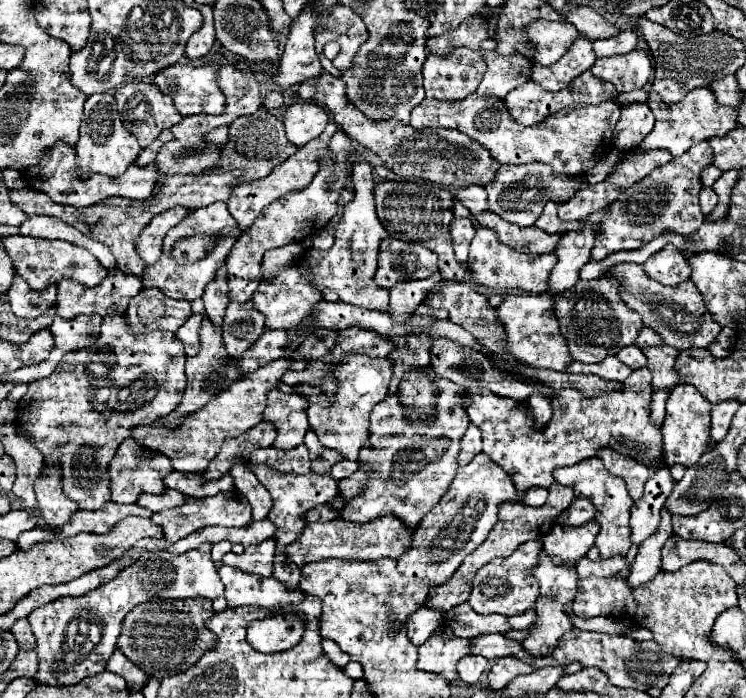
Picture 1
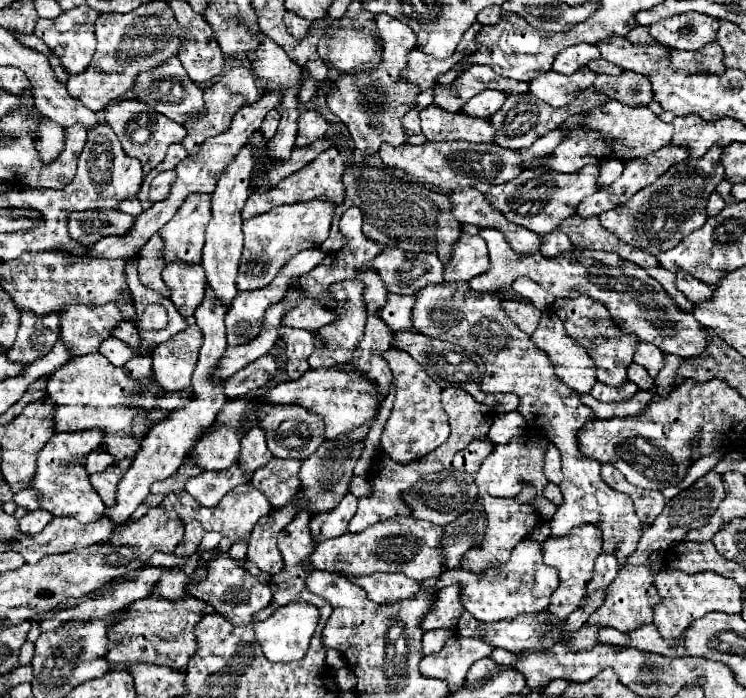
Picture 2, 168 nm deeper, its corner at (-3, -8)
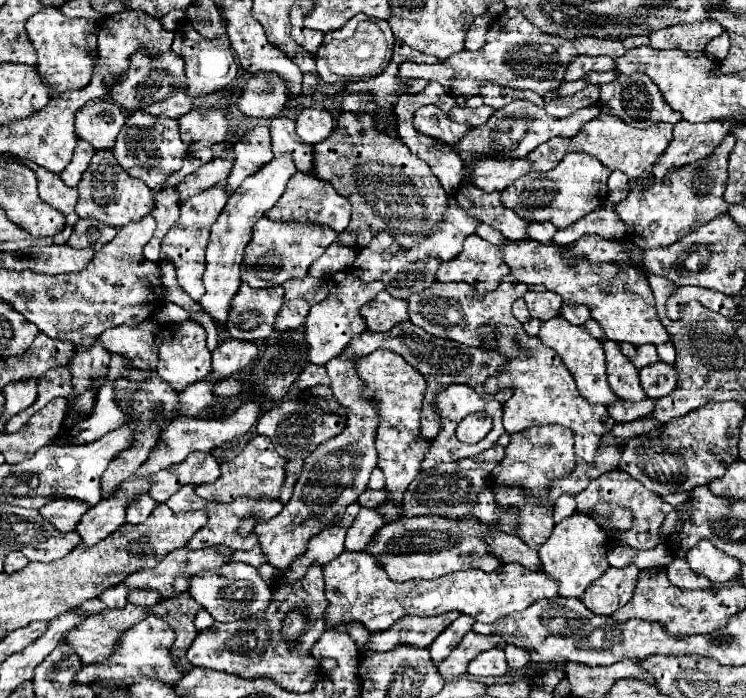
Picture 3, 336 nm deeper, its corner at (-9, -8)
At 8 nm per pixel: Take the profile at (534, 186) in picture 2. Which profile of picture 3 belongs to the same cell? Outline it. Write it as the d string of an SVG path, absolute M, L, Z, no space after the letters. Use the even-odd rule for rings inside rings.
M585 152L567 154L555 168L547 172L531 172L515 180L505 192L501 192L501 204L511 208L527 222L553 222L557 228L567 228L579 218L587 216L607 200L607 178L611 170L597 158L585 156Z

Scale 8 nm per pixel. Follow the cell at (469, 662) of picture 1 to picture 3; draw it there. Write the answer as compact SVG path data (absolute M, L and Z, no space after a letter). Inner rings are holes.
M487 650L487 652L481 652L481 656L475 656L467 668L467 672L471 676L501 676L509 670L507 662L505 662L505 652L503 650Z

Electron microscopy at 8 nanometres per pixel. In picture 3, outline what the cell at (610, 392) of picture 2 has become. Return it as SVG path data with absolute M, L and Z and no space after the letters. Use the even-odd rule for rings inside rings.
M617 398L617 404L609 404L607 410L615 422L631 422L641 416L647 416L653 410L653 406L655 406L653 398L645 398L639 404L631 404L629 400Z

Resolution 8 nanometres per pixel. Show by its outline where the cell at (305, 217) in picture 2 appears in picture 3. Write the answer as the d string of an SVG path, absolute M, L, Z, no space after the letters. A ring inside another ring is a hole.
M263 216L253 226L253 234L245 248L241 268L257 268L259 288L279 286L289 278L305 278L313 260L317 260L317 256L321 256L325 248L333 244L335 238L337 238L337 232L325 224L275 222Z

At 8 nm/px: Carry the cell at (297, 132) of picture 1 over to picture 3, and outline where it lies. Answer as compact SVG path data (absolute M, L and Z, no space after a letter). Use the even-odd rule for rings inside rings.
M307 106L301 110L301 114L295 118L297 134L305 144L317 144L325 140L333 130L333 116L329 110Z

